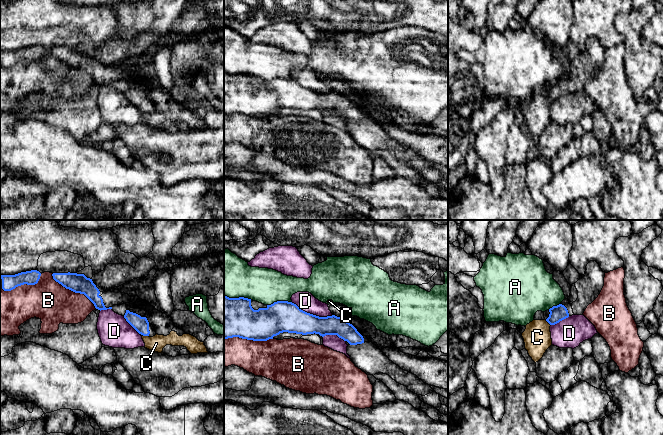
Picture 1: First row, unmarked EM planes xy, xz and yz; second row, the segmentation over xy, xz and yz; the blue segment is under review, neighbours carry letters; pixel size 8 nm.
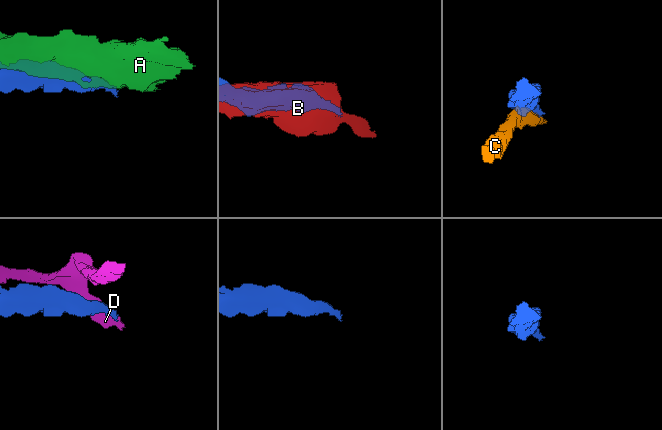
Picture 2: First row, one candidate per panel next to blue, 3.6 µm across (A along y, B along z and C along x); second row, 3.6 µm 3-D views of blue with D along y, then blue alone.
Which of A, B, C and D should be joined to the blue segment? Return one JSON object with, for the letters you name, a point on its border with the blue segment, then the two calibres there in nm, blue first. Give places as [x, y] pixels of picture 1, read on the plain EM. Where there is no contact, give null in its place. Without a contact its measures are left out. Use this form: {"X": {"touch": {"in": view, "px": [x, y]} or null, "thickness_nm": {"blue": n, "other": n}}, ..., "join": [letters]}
{"join": []}

